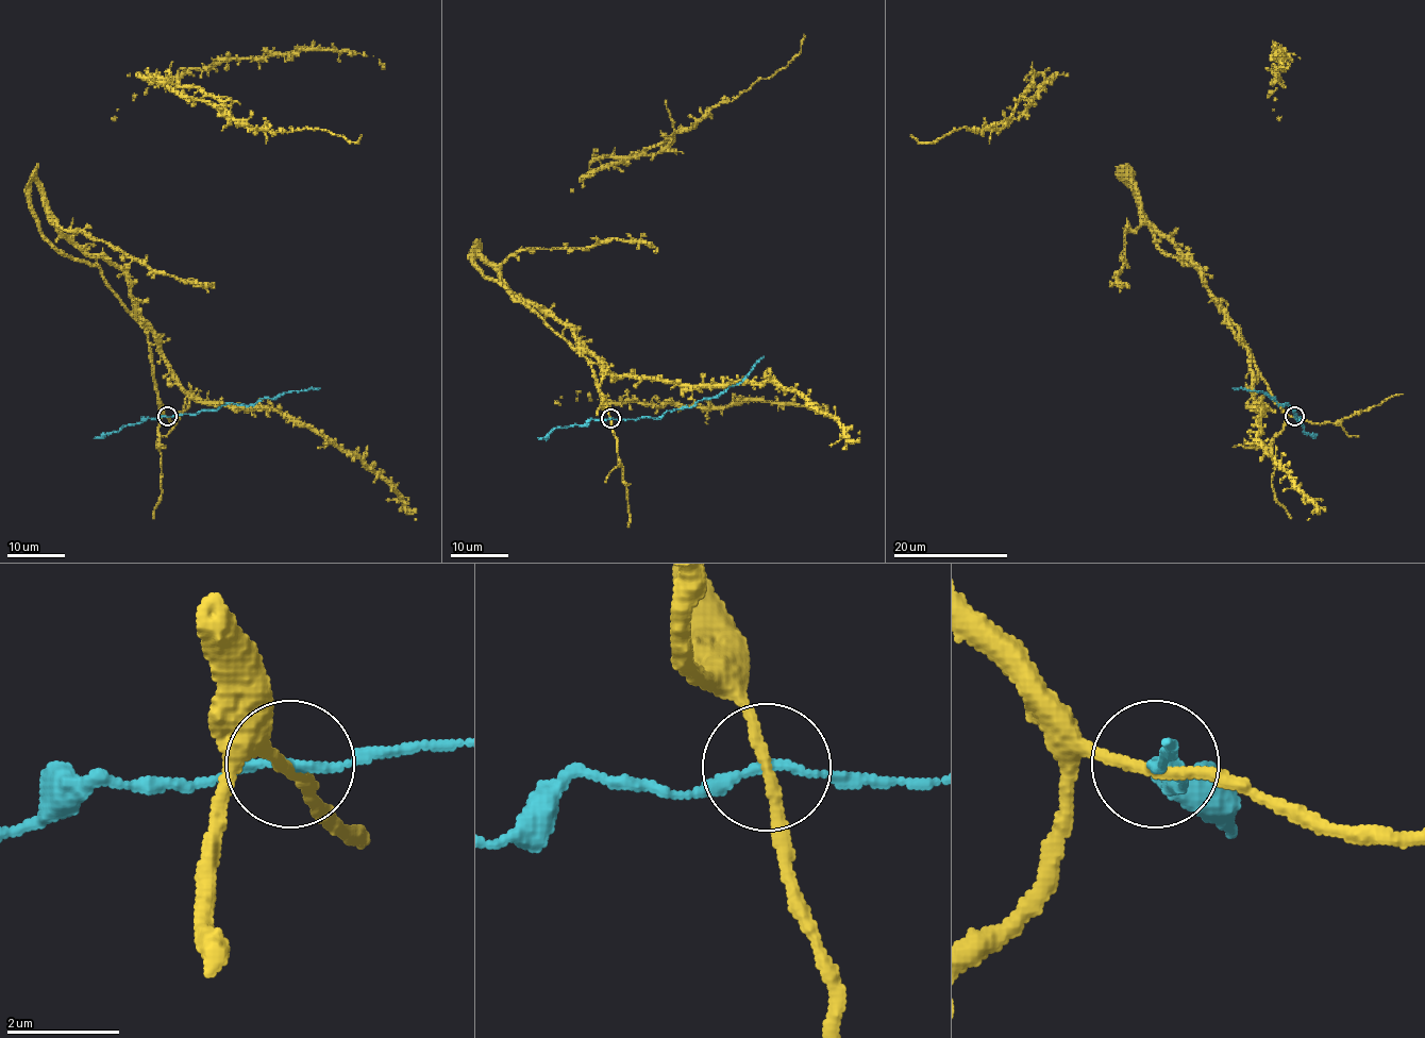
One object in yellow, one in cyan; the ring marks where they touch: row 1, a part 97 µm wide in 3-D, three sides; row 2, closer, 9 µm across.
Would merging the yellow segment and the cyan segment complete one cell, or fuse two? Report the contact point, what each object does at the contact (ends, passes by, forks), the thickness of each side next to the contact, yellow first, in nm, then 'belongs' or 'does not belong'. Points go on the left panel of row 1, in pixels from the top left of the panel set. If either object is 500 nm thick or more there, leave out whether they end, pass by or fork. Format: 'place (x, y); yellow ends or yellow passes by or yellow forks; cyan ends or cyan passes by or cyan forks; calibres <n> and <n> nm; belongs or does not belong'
place (167, 416); yellow passes by; cyan passes by; calibres 180 and 160 nm; does not belong

